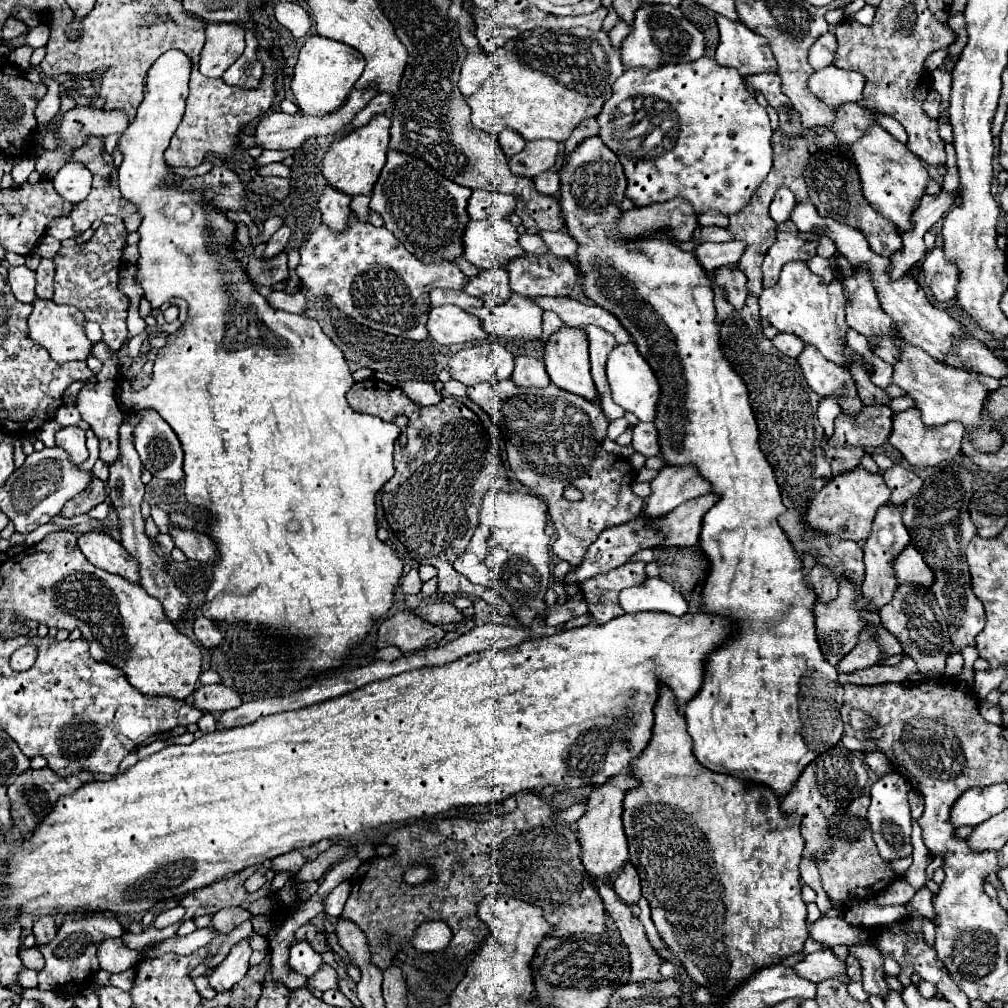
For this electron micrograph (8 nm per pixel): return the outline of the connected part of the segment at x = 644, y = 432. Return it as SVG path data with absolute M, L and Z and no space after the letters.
M639 422L633 428L633 448L643 456L659 456L657 430L653 422Z

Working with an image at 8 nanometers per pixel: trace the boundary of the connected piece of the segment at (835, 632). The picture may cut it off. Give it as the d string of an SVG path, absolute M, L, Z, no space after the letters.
M839 580L839 594L835 600L831 600L831 604L815 604L817 640L821 644L825 658L833 666L837 666L839 660L843 660L843 656L847 656L847 652L851 652L851 648L857 644L859 634L867 626L867 622L863 620L865 610L869 610L867 598L863 594L857 594L857 600L855 600L855 584L851 584L847 580Z

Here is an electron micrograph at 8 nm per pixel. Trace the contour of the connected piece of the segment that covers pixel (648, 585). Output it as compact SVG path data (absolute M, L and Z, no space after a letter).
M647 578L635 588L625 588L619 594L619 604L629 614L665 612L671 616L683 616L687 612L685 598L661 578Z

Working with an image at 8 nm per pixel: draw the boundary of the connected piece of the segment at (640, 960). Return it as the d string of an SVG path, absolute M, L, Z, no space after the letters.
M609 878L597 880L595 888L597 888L599 896L603 898L607 912L613 916L613 920L615 920L619 932L621 932L621 938L623 938L627 950L629 950L629 956L631 956L631 980L633 982L659 980L661 978L659 966L661 966L663 960L651 948L639 918L635 918L631 914L631 910L613 892L613 888L609 884Z

